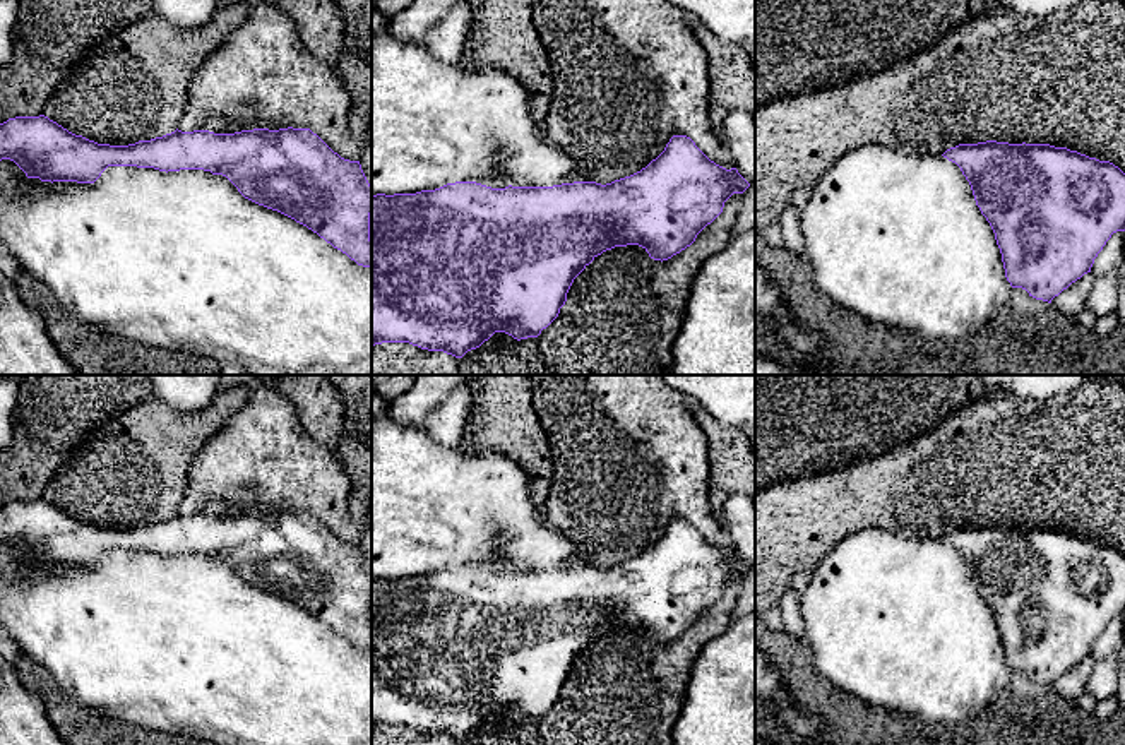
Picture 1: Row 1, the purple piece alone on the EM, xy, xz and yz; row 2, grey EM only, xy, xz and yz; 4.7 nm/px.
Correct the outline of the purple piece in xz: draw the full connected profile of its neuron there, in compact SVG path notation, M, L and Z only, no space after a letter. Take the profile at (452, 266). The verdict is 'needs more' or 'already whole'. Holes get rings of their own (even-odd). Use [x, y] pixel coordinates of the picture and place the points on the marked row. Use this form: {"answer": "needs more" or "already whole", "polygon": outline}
{"answer": "already whole", "polygon": "M673 135L664 151L640 171L601 185L596 182L574 182L553 187L505 187L491 188L476 182L447 183L435 190L416 194L372 195L372 346L382 343L409 343L428 351L443 351L462 358L479 348L495 332L505 332L514 339L538 337L560 313L574 279L603 252L615 247L639 245L651 259L668 260L690 247L697 235L711 224L733 194L743 194L750 183L736 168L726 170L711 161L687 135Z"}

